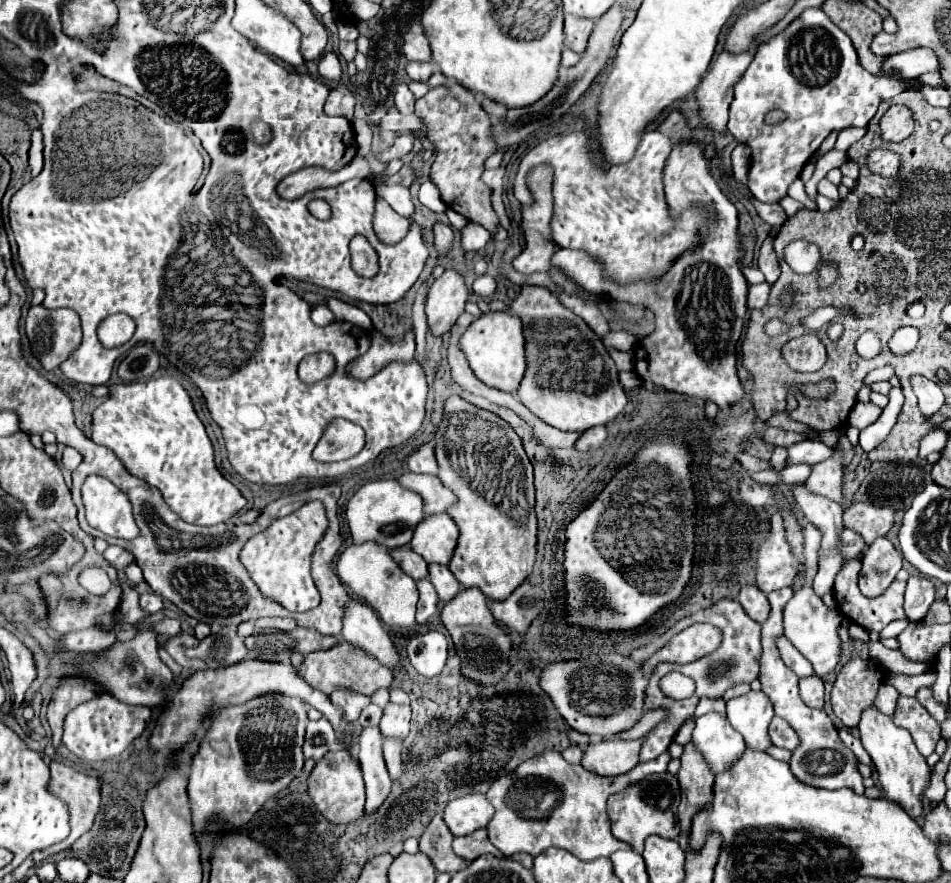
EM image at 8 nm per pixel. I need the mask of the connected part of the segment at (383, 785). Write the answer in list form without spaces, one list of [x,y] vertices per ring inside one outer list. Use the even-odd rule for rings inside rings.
[[[365,727],[361,731],[357,757],[363,769],[363,779],[365,779],[365,789],[367,789],[365,813],[377,811],[377,807],[387,799],[391,791],[391,777],[383,761],[381,745],[383,745],[383,737],[377,727]]]

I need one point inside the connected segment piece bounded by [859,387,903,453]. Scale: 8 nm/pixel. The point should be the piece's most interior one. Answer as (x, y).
(871, 437)

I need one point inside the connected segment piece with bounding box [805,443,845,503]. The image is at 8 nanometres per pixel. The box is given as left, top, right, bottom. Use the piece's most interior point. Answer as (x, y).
(826, 478)

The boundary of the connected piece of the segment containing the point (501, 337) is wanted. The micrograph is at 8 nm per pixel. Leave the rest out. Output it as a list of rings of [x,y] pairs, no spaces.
[[[485,313],[475,319],[461,337],[461,349],[467,355],[467,361],[487,387],[517,393],[521,377],[525,375],[525,337],[521,319],[511,313]]]

